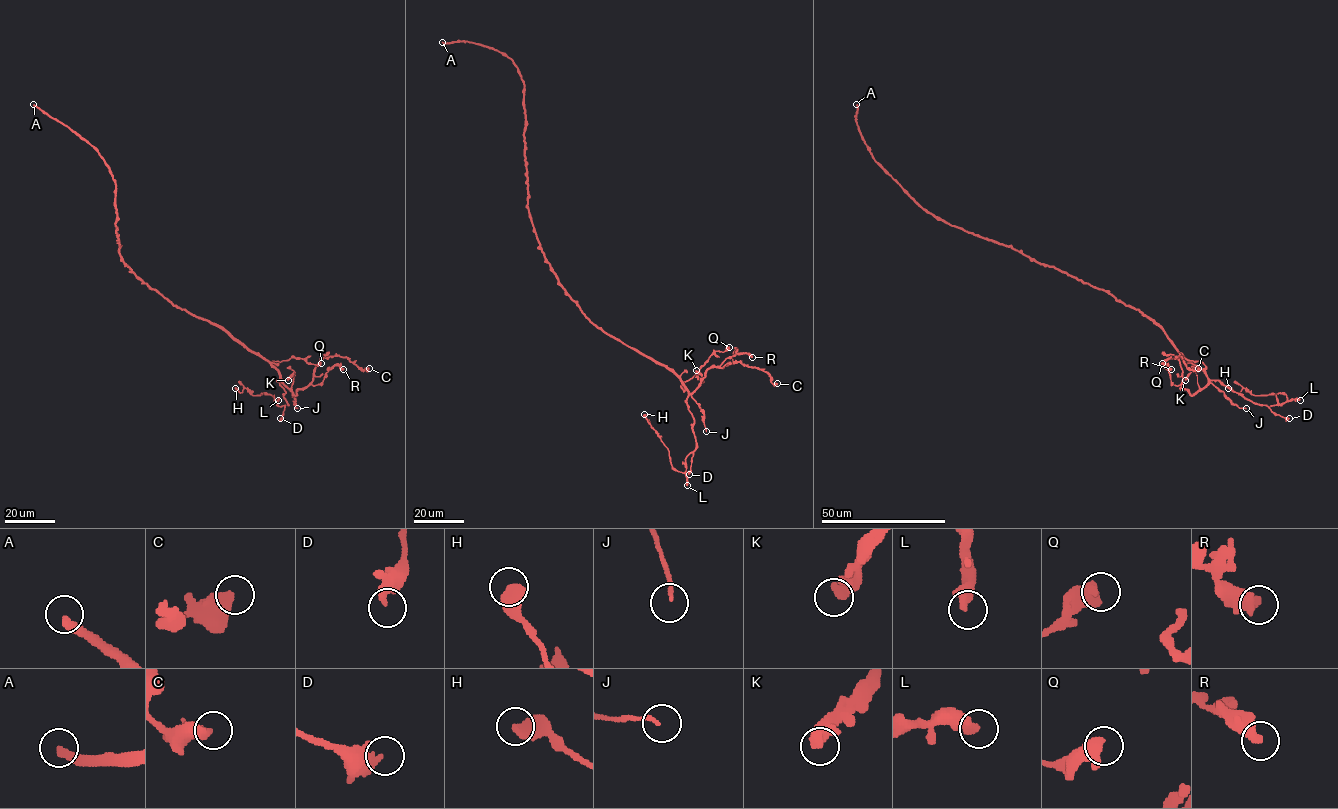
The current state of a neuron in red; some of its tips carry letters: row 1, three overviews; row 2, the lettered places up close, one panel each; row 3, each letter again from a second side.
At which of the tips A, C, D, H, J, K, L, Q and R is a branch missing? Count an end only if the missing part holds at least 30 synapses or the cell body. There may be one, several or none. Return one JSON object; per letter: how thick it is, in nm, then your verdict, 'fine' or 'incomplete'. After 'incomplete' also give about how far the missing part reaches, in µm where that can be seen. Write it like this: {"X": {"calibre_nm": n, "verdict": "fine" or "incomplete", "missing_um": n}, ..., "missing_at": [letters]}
{"A": {"calibre_nm": 360, "verdict": "fine"}, "C": {"calibre_nm": 500, "verdict": "fine"}, "D": {"calibre_nm": 400, "verdict": "fine"}, "H": {"calibre_nm": 440, "verdict": "fine"}, "J": {"calibre_nm": 130, "verdict": "fine"}, "K": {"calibre_nm": 480, "verdict": "fine"}, "L": {"calibre_nm": 360, "verdict": "fine"}, "Q": {"calibre_nm": 650, "verdict": "fine"}, "R": {"calibre_nm": 500, "verdict": "fine"}, "missing_at": []}

